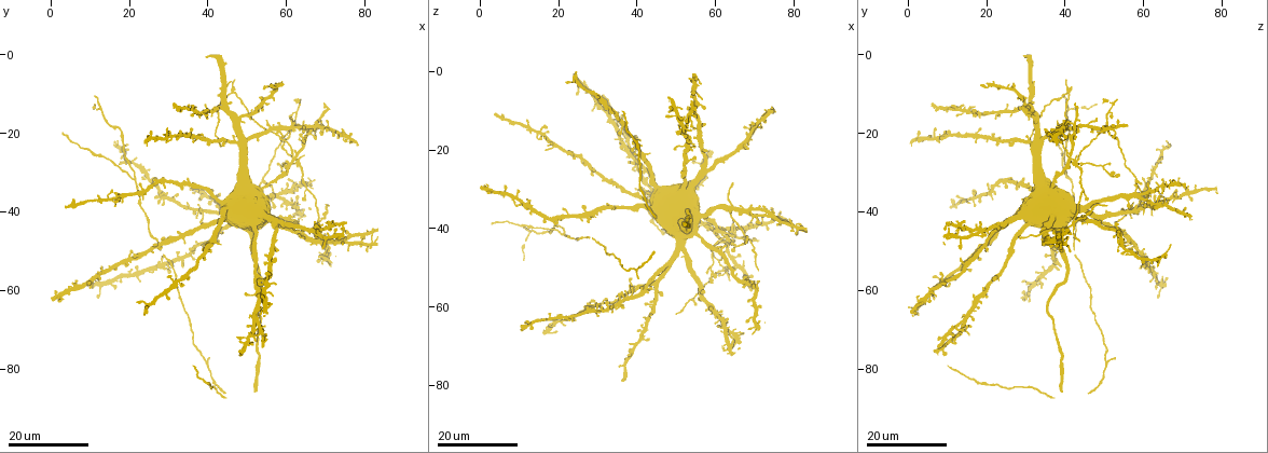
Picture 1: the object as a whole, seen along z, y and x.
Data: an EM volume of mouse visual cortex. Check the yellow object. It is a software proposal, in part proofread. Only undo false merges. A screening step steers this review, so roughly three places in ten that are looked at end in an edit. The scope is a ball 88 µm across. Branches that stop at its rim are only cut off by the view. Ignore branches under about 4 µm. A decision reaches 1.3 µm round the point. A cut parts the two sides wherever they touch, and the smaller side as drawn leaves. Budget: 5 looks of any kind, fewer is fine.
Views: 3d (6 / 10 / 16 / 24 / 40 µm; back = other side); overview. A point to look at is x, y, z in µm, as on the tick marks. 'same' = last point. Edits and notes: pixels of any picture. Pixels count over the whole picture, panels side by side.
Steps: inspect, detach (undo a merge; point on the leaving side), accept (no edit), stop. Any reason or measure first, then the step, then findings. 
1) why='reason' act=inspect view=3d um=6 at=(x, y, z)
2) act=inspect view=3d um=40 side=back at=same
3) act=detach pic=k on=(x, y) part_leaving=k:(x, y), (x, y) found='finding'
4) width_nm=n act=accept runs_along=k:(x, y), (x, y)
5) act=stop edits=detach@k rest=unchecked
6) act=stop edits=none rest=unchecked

why='a fork' act=inspect view=3d um=24 at=(21.5, 32.0, 41.5)

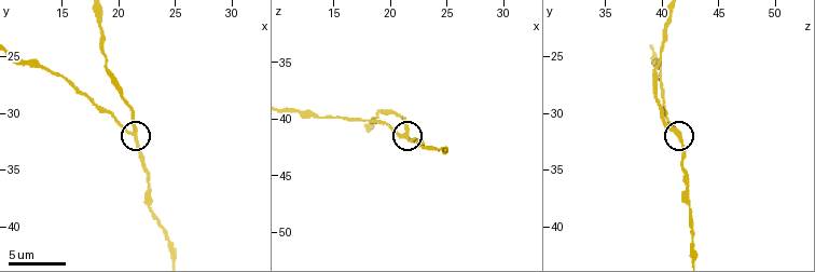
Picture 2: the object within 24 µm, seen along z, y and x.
act=inspect view=3d um=10 at=(21.2, 31.8, 41.2)

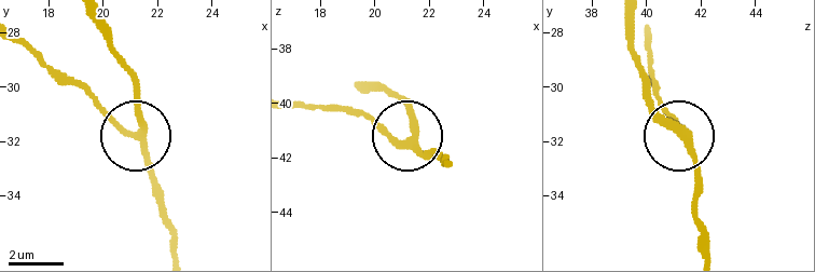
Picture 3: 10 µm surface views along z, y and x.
arms=3 act=accept runs_along=3:(446, 164), (358, 110) found='all the same neuron'

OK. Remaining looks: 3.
why='four arms meet' act=inspect view=3d um=24 at=(46.0, 9.5, 41.5)

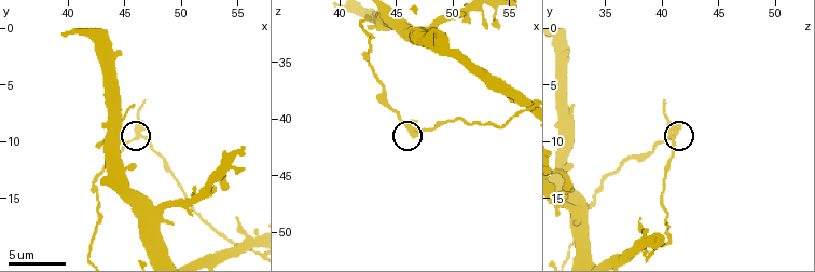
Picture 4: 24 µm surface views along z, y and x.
act=inspect view=3d um=10 at=(46.2, 9.4, 40.8)

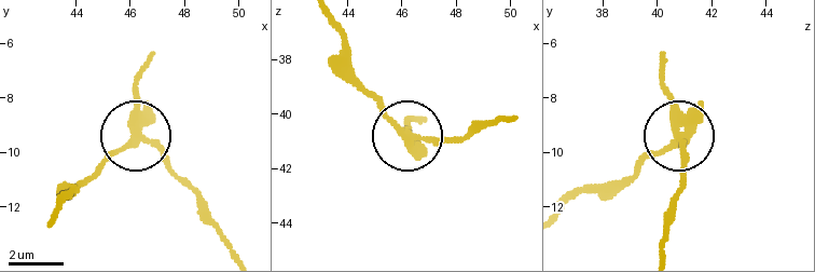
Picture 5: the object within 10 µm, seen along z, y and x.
act=inspect view=3d um=6 at=(46.2, 9.4, 40.8)

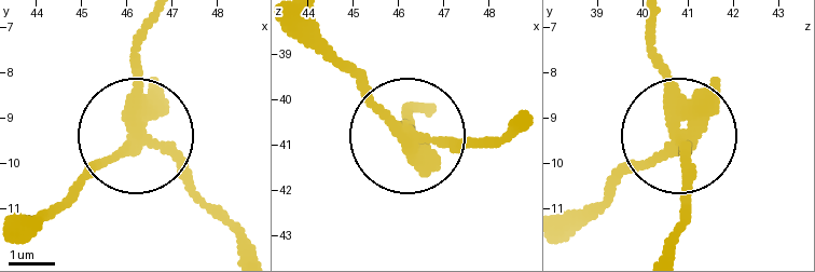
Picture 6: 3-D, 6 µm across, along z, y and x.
act=detach pic=6 on=(370, 105) part_leaving=6:(415, 139), (318, 27) found='a second neuron is stuck on'

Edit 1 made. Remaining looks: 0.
act=stop edits=detach@6 rest=unchecked

